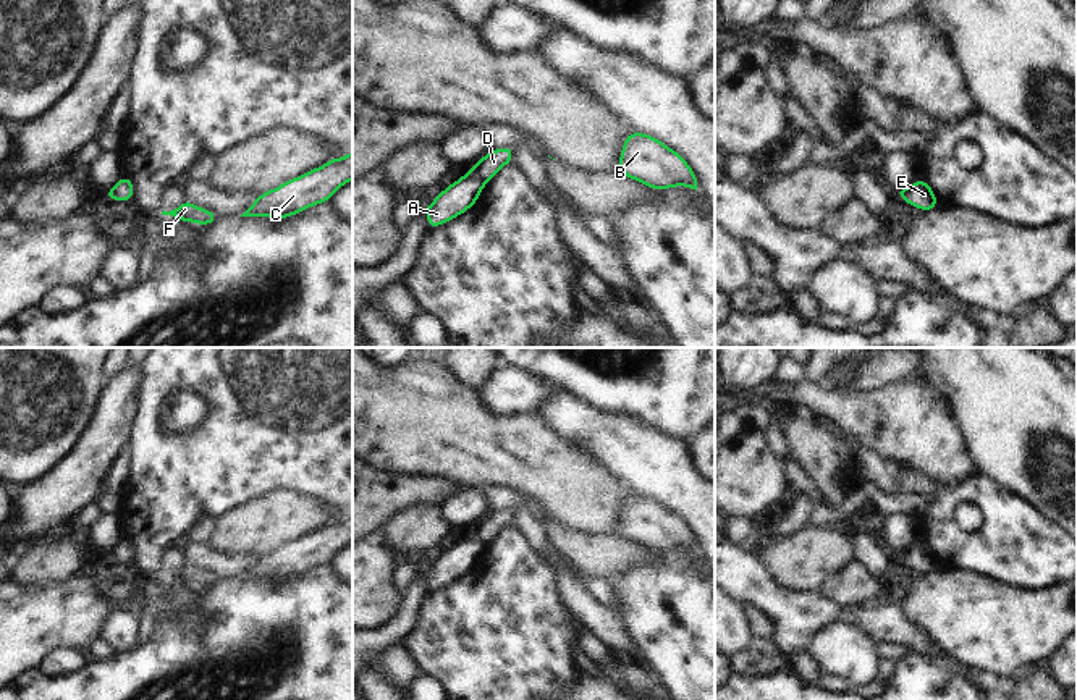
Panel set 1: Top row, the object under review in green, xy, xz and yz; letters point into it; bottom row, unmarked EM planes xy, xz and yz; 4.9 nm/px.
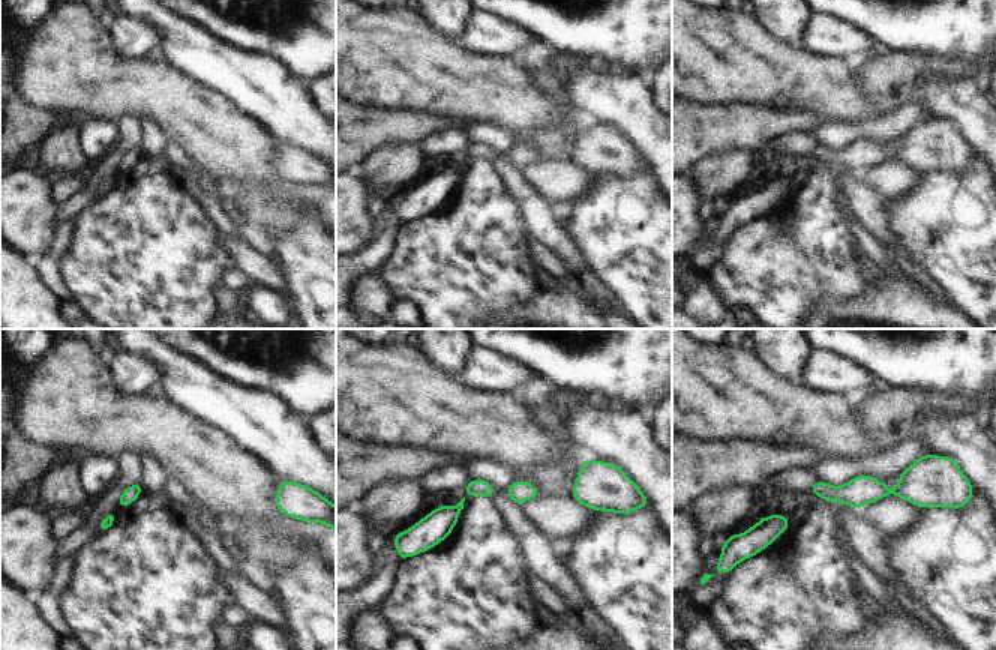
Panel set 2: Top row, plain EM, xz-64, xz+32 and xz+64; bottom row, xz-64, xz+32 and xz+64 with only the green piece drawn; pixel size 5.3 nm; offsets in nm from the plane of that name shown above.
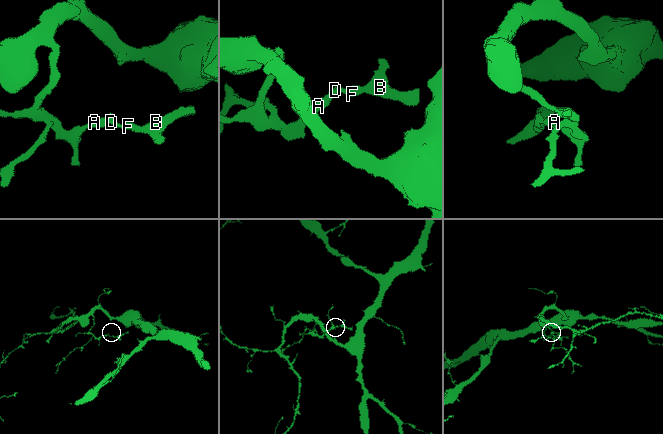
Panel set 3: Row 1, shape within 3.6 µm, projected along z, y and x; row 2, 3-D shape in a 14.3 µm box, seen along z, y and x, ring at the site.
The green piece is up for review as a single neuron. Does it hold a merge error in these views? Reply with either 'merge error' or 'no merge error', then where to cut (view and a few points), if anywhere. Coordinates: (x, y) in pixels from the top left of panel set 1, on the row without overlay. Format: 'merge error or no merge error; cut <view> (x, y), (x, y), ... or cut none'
merge error; cut xz (469, 534), (484, 545)

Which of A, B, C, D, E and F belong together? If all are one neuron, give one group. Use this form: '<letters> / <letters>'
A E / B C D F

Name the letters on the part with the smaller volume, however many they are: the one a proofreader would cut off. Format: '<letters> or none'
B, C, D, F

